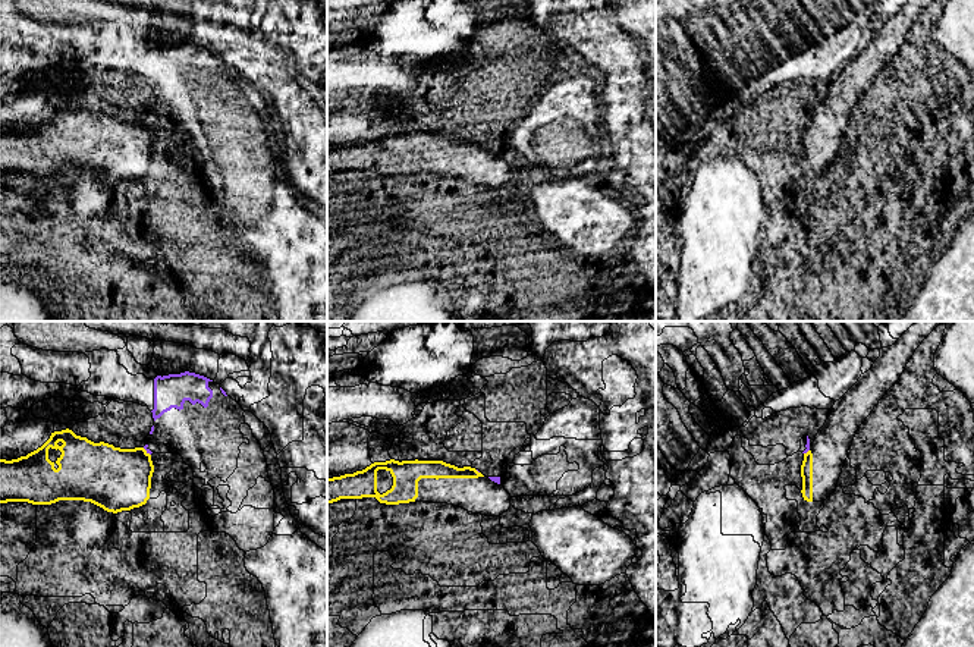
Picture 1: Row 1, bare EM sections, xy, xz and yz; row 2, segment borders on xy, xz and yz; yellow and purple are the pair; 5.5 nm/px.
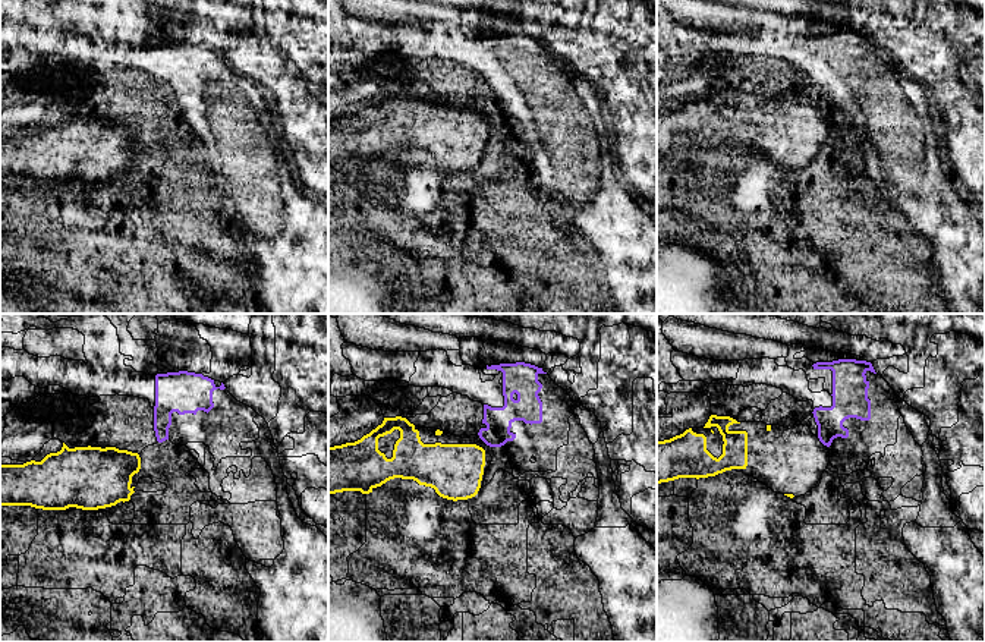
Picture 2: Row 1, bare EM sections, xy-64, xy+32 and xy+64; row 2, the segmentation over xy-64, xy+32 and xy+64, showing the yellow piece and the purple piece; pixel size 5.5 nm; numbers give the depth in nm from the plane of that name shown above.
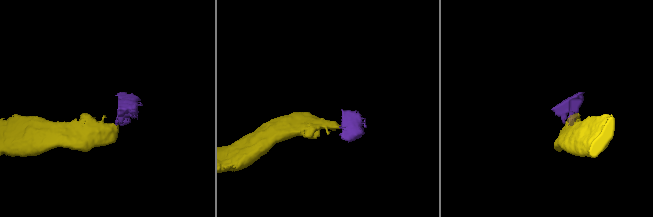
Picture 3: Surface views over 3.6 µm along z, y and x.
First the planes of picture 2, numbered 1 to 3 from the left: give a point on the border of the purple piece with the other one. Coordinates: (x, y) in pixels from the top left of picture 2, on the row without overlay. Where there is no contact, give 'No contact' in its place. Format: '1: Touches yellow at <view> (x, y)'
1: No contact
2: No contact
3: No contact

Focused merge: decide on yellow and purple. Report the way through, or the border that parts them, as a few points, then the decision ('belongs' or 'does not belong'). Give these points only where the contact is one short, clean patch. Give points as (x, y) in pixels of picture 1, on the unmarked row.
border xy (143, 119), (150, 126); does not belong

